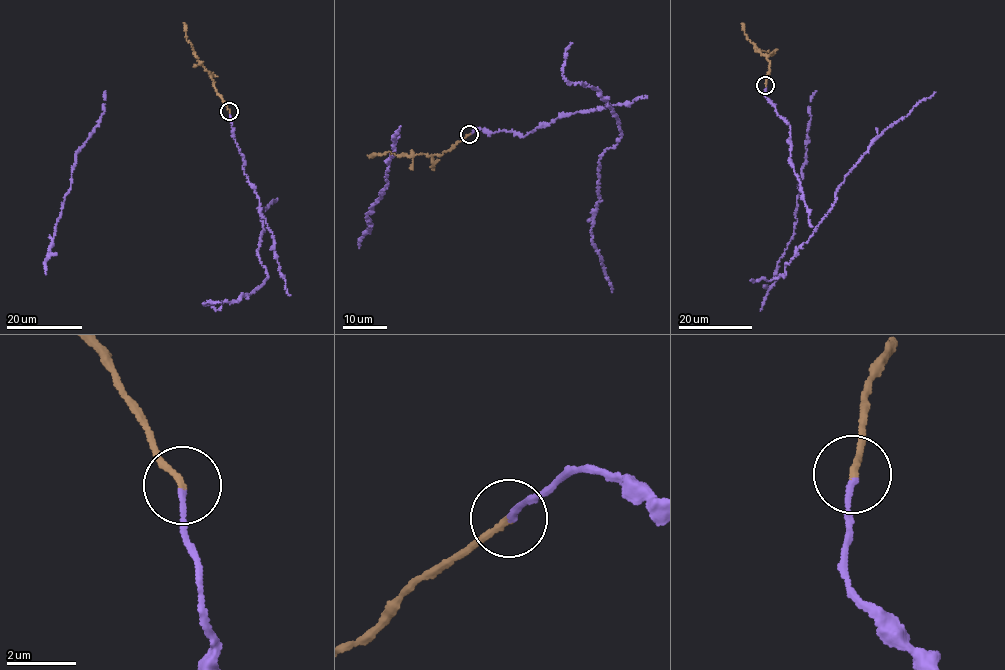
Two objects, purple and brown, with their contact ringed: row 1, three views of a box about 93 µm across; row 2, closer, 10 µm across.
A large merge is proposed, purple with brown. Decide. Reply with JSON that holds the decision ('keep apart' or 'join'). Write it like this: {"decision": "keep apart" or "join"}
{"decision": "join"}

